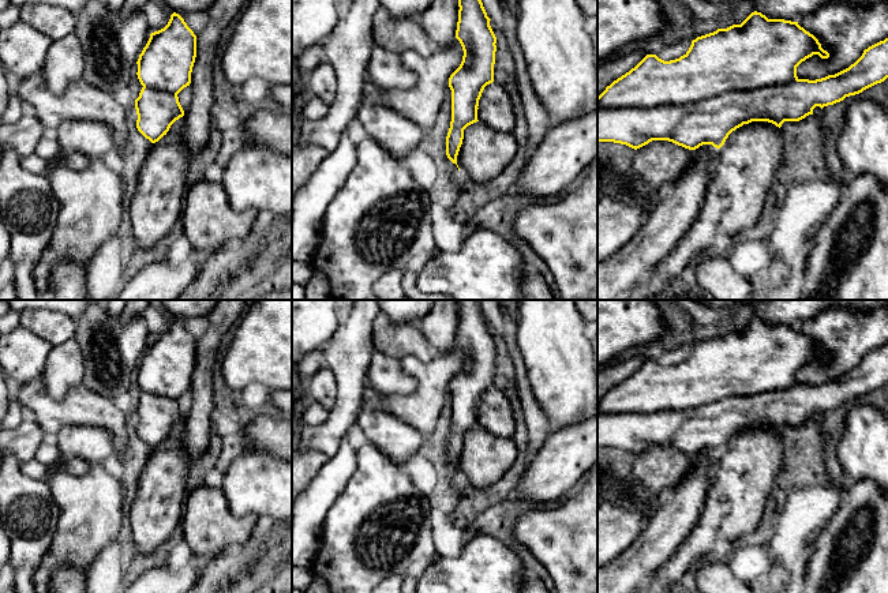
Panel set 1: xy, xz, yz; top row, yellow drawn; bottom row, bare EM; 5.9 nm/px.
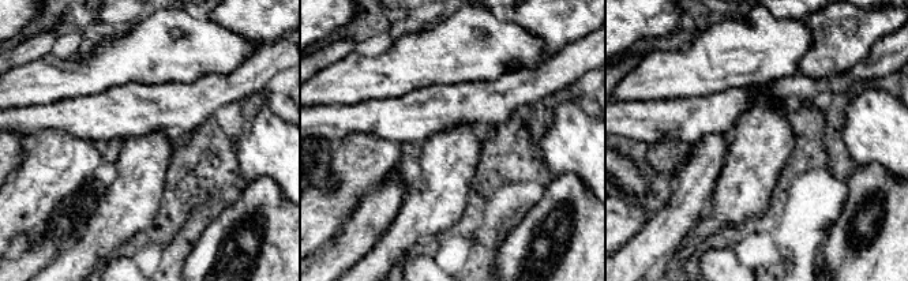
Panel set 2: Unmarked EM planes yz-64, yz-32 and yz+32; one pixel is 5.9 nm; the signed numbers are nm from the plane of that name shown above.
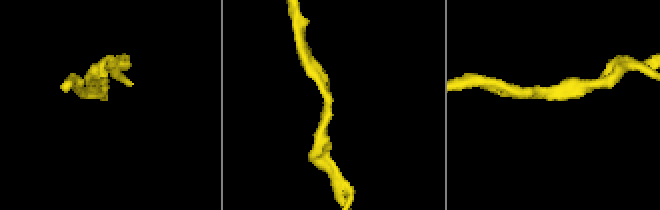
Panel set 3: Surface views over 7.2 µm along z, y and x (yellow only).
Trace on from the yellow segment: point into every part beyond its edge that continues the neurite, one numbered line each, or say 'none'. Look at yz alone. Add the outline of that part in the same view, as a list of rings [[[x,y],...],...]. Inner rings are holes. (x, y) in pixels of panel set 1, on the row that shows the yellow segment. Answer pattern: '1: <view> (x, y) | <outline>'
none

